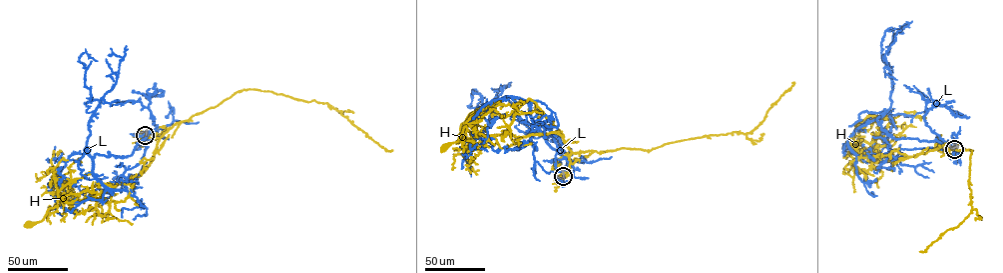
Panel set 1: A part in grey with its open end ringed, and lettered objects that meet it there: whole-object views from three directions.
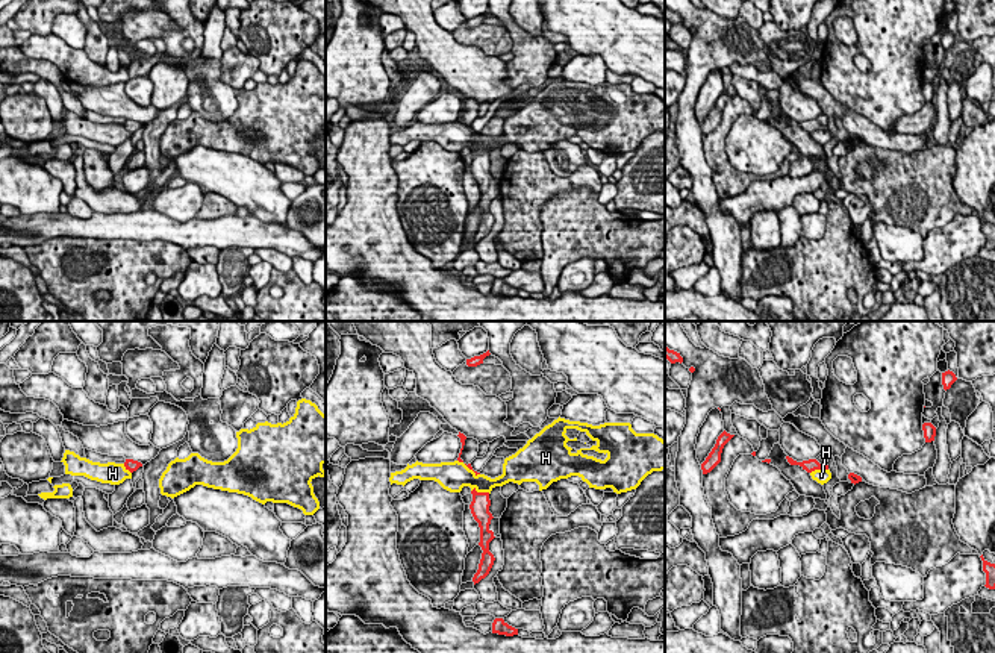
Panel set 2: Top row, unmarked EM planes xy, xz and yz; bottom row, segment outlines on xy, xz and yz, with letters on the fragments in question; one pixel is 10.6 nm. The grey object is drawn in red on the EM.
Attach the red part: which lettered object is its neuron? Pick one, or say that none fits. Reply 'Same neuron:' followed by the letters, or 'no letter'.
Same neuron: no letter

